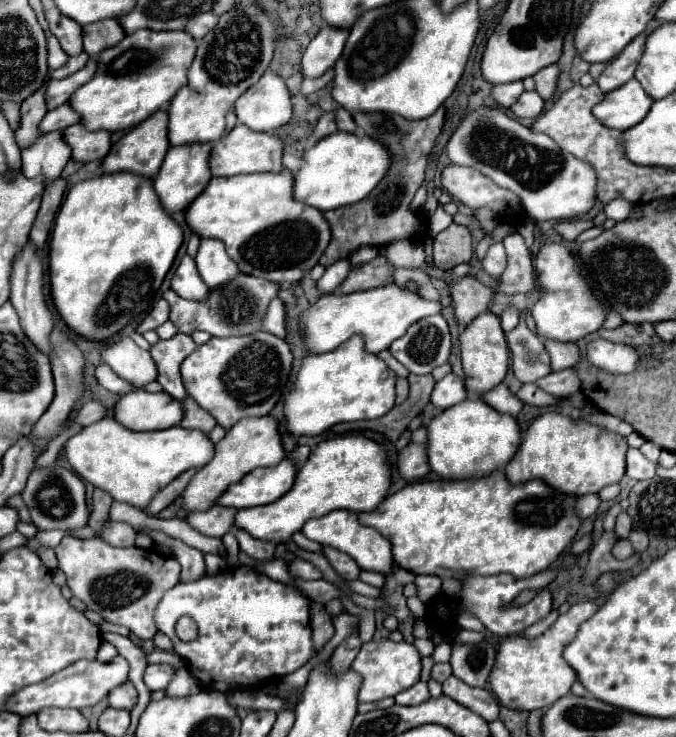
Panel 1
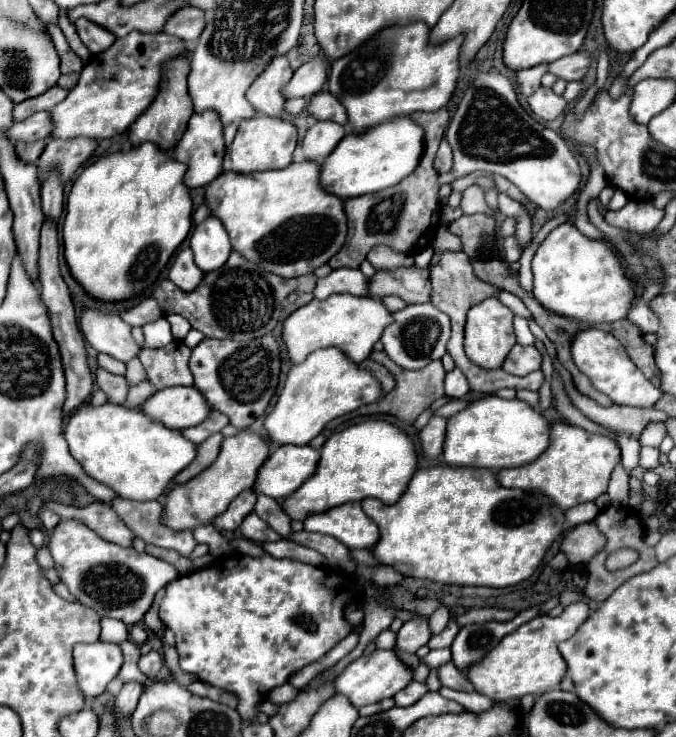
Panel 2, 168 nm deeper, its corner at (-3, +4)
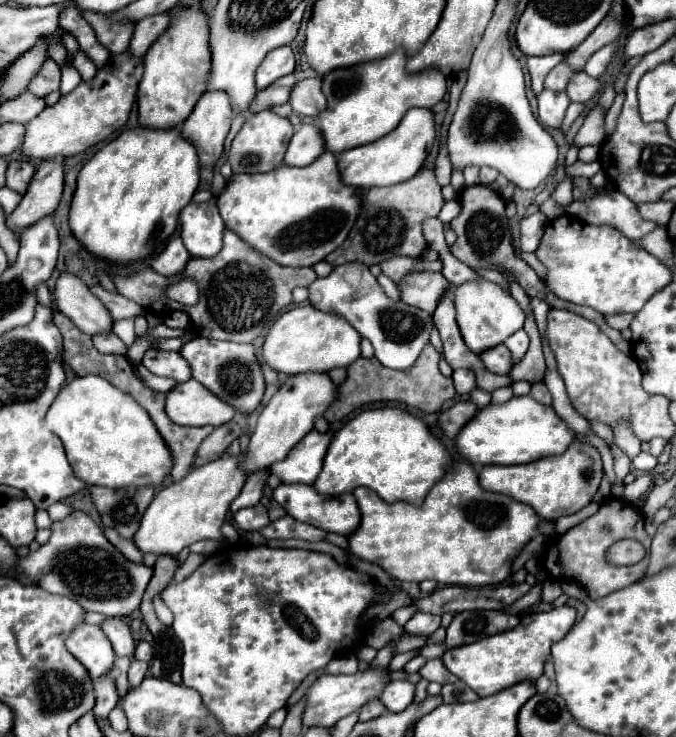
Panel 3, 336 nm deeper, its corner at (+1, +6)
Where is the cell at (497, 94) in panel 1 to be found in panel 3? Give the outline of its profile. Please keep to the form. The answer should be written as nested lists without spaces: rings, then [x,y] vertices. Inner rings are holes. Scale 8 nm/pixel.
[[[547,54],[547,56],[539,56],[539,58],[527,58],[527,68],[529,68],[529,76],[531,76],[531,88],[535,94],[539,94],[543,90],[543,80],[545,76],[563,60],[563,54]]]

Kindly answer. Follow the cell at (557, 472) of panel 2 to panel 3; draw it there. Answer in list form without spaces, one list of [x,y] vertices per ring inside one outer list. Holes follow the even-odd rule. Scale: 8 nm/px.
[[[575,440],[563,454],[547,456],[521,466],[483,466],[479,472],[479,484],[489,492],[511,496],[523,504],[529,504],[545,520],[557,520],[567,514],[575,514],[585,508],[603,478],[603,464],[597,448],[589,442]]]

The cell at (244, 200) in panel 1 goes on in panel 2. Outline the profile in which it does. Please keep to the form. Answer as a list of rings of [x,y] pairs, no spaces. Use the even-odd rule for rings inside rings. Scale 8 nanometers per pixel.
[[[299,162],[289,164],[283,170],[267,170],[257,174],[235,174],[223,172],[217,180],[207,186],[207,204],[211,214],[217,216],[231,238],[233,250],[249,258],[251,262],[261,264],[263,270],[269,270],[281,278],[297,278],[303,274],[311,274],[315,268],[323,266],[331,256],[335,256],[345,244],[347,236],[347,216],[345,216],[345,200],[335,194],[325,194],[327,190],[319,182],[321,164],[317,162]]]

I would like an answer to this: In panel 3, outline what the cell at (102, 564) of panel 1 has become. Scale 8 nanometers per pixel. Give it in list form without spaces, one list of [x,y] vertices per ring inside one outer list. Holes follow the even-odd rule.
[[[79,510],[59,522],[53,522],[49,542],[37,552],[31,552],[27,558],[21,558],[19,570],[35,578],[43,590],[69,596],[85,610],[113,618],[129,616],[139,608],[143,592],[153,576],[151,566],[125,560],[125,556],[121,556],[121,552],[117,552],[117,548],[113,548],[113,544],[105,538],[101,526]]]

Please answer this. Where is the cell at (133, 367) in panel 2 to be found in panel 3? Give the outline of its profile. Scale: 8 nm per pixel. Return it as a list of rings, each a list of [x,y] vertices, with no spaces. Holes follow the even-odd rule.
[[[133,318],[131,320],[119,320],[113,324],[113,332],[123,340],[125,346],[131,346],[135,340],[135,332],[133,332]]]

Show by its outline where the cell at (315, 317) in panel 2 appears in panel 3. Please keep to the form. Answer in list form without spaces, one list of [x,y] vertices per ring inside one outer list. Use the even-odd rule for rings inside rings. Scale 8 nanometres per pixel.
[[[299,306],[281,314],[281,318],[271,326],[265,344],[263,356],[271,368],[283,374],[299,374],[307,370],[329,372],[339,366],[353,364],[361,354],[361,336],[359,332],[343,318],[333,312],[321,312],[315,306]]]

